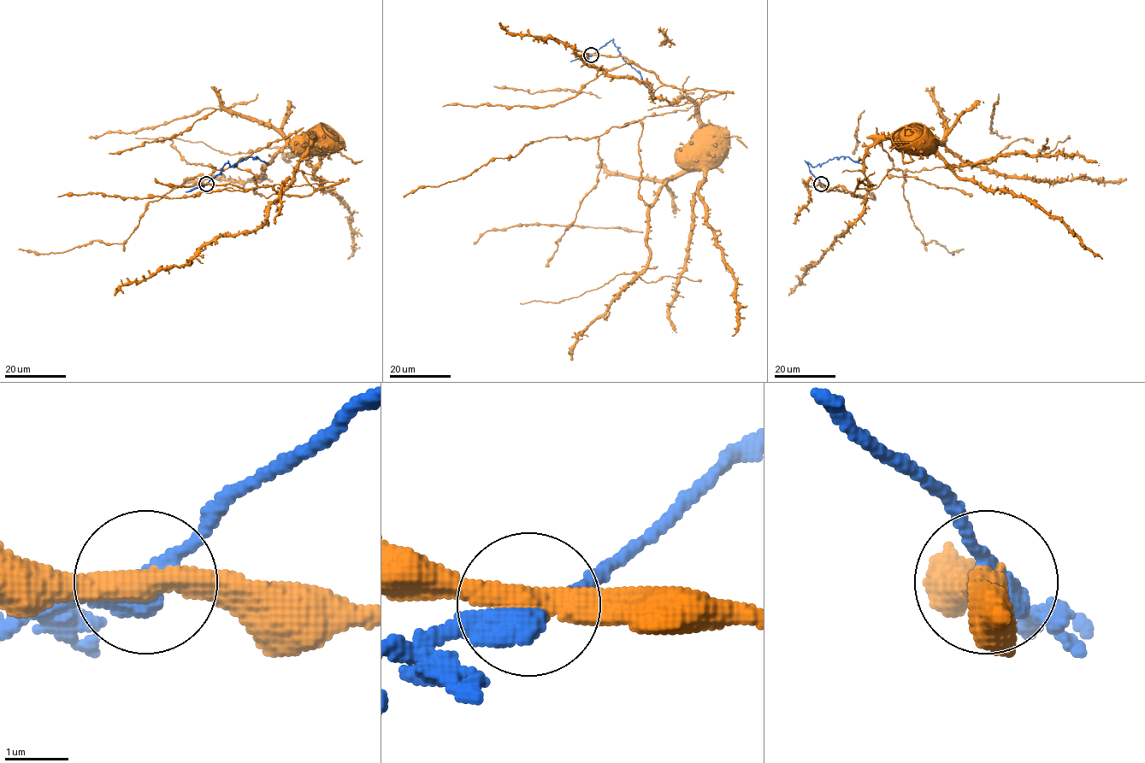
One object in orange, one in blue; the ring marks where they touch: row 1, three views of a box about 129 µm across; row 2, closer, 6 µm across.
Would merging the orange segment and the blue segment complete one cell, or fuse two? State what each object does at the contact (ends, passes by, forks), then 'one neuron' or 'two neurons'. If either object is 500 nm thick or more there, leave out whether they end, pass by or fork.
orange passes by; blue passes by; two neurons

